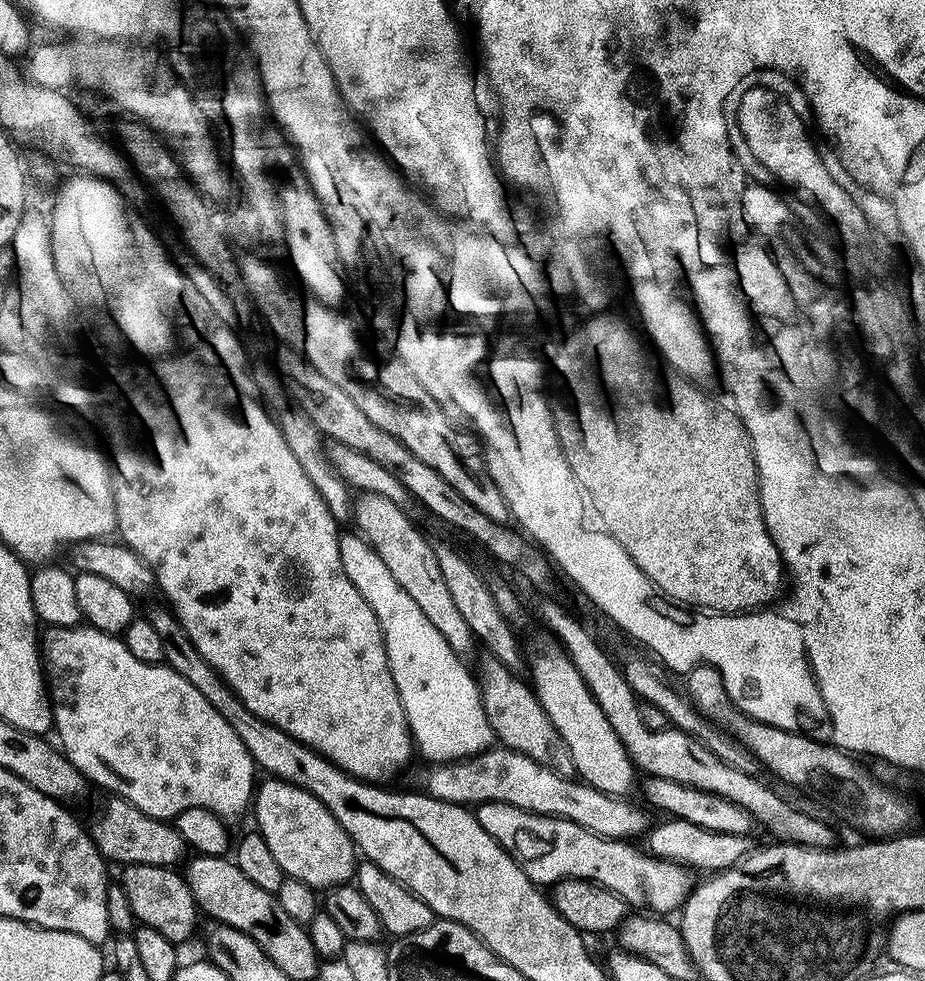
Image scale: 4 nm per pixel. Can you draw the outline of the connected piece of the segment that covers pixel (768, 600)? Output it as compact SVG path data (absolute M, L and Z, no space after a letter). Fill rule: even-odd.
M608 300L606 304L606 316L588 322L584 328L574 327L573 336L560 350L558 362L550 374L550 412L556 414L556 430L558 436L562 436L560 444L578 476L578 482L582 480L588 492L592 492L594 504L600 510L604 524L610 532L614 532L618 540L622 540L622 544L628 548L626 552L638 560L638 568L642 570L642 574L646 574L646 578L656 587L657 592L692 610L705 609L715 614L754 612L758 608L771 605L781 595L780 587L783 584L785 587L786 584L786 569L778 546L774 546L766 530L760 487L756 477L756 455L752 449L752 437L748 435L748 426L742 423L739 413L729 407L723 399L715 400L712 396L715 395L709 394L668 365L645 339L644 330L636 328L632 312L616 310L612 300ZM583 420L584 428L569 430L571 424L580 424Z

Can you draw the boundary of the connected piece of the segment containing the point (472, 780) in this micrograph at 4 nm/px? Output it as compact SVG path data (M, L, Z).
M492 746L487 750L480 753L478 756L470 756L462 760L453 760L451 762L436 762L431 765L432 768L428 773L424 776L424 788L423 791L427 793L427 795L432 796L435 800L441 800L442 802L450 802L451 804L463 804L465 806L479 806L484 803L486 800L493 800L494 802L506 802L510 806L514 806L515 808L521 808L522 810L526 810L527 812L537 812L538 814L542 814L543 816L557 816L558 818L562 818L563 820L569 820L570 822L574 822L578 826L582 826L586 830L590 830L594 834L598 834L599 836L604 836L608 840L622 840L627 841L629 838L636 838L632 836L640 836L643 837L645 833L649 831L650 823L648 824L648 816L643 812L640 808L635 808L634 805L631 804L631 799L621 798L618 796L611 796L610 794L606 794L602 790L598 790L594 786L590 786L589 784L581 782L579 779L573 778L568 779L566 777L562 777L555 773L554 770L548 769L544 765L539 765L537 761L532 760L529 757L522 755L510 748L505 748L503 746Z

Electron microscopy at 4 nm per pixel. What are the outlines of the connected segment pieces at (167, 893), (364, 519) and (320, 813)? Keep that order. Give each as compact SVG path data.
M145 864L123 865L118 884L124 888L129 899L130 910L135 919L145 928L158 930L158 934L170 938L170 942L183 946L196 928L198 909L196 899L185 882L183 875L175 867L146 866Z
M361 491L355 497L352 510L352 520L359 535L364 537L365 542L370 545L382 558L382 563L389 568L390 574L394 574L394 582L414 598L414 603L430 618L434 630L446 638L450 650L457 654L465 654L474 648L474 637L470 626L466 626L462 614L454 606L452 595L446 586L445 579L442 578L442 569L438 566L436 550L432 542L412 525L409 513L403 508L394 506L394 502L389 502L382 498L382 494Z
M264 778L255 785L250 812L256 815L255 827L285 877L297 879L315 890L336 888L355 877L358 849L352 843L352 836L346 834L338 818L314 794L284 780Z

